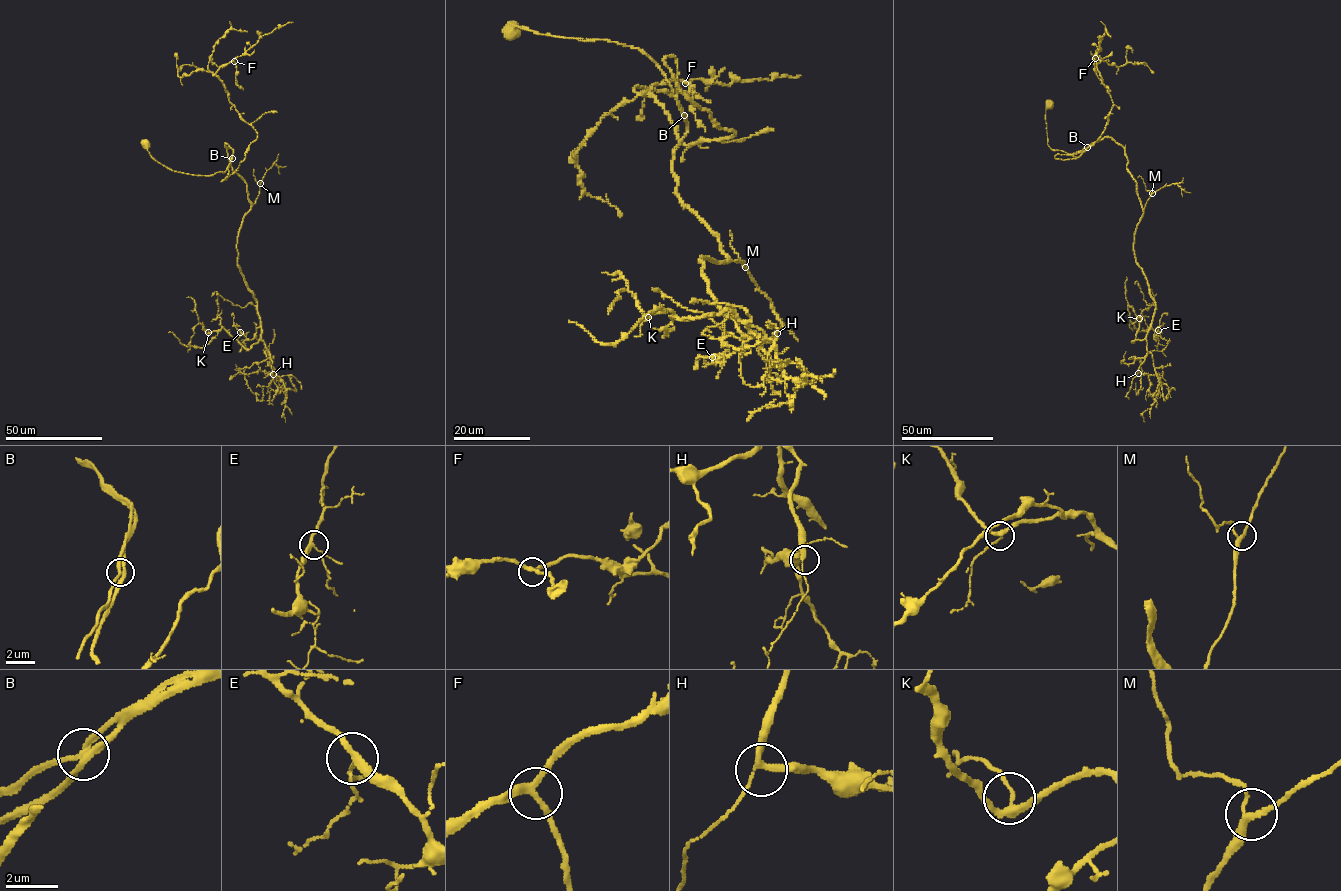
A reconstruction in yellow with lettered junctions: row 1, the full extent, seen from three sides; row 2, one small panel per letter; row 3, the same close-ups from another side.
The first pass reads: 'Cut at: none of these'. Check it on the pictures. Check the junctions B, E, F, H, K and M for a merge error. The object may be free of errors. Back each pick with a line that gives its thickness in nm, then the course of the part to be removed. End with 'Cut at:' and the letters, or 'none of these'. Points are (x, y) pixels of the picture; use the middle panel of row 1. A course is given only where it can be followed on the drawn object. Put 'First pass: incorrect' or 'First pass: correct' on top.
First pass: correct
Cut at: none of these

